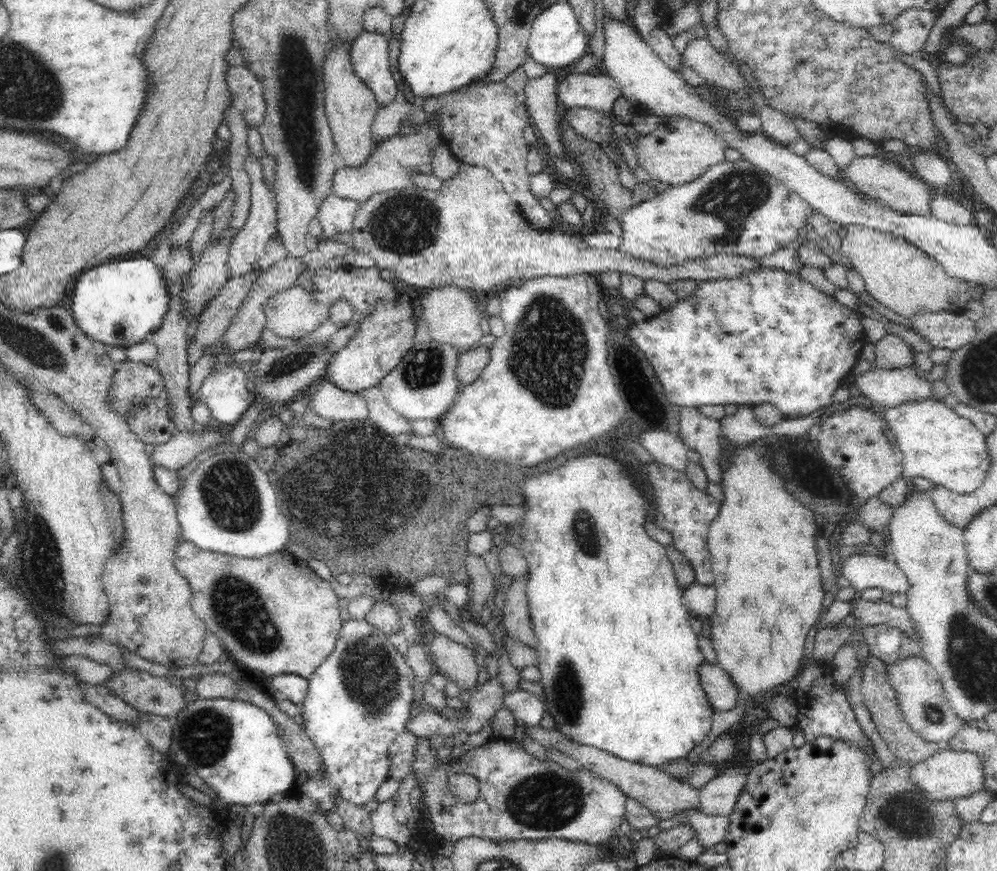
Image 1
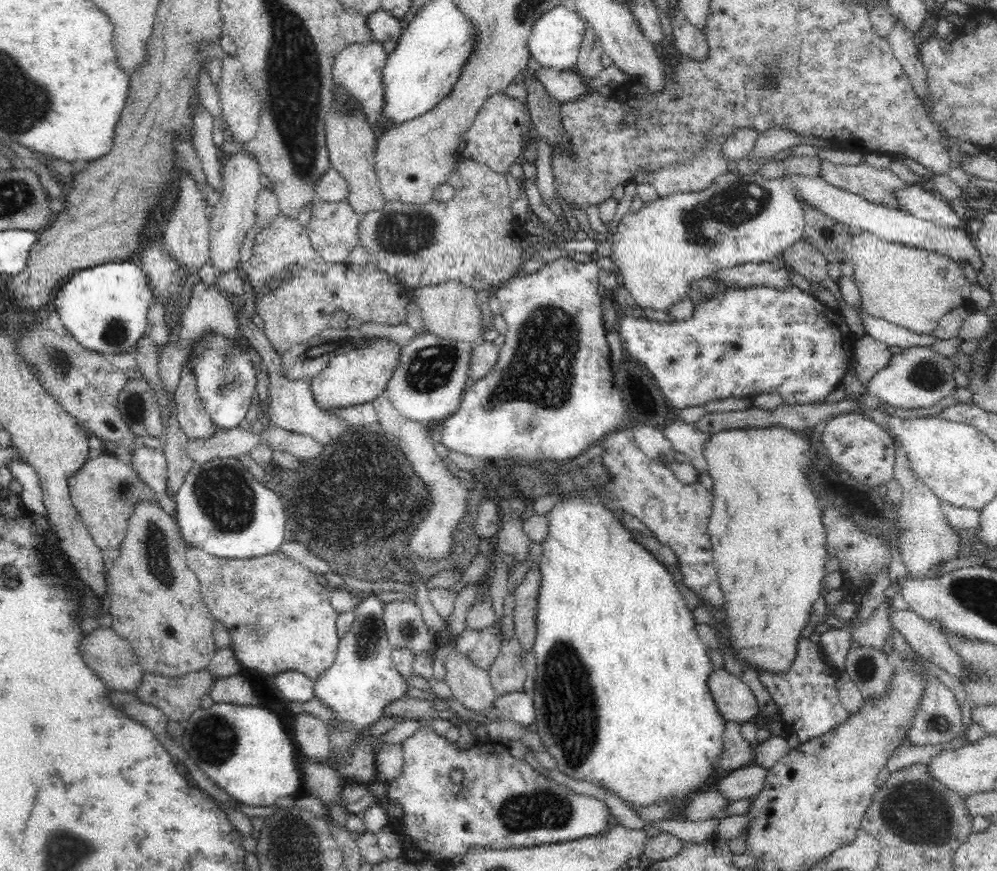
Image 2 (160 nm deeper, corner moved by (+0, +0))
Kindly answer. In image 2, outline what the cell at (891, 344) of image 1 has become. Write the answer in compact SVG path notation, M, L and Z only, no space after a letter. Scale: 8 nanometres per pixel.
M868 335L855 342L853 350L855 357L855 376L866 388L867 382L889 362L889 347L884 342L873 340Z

